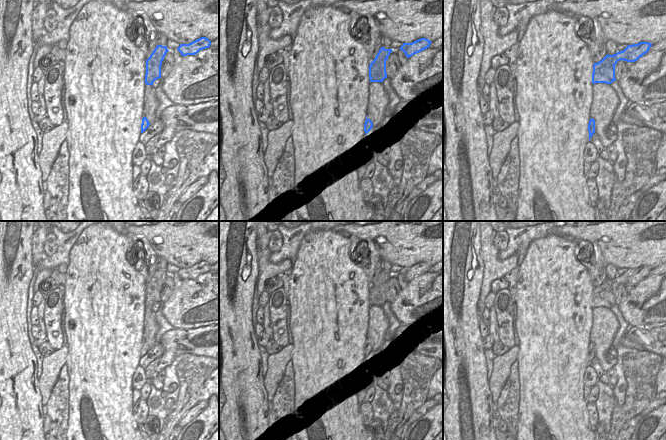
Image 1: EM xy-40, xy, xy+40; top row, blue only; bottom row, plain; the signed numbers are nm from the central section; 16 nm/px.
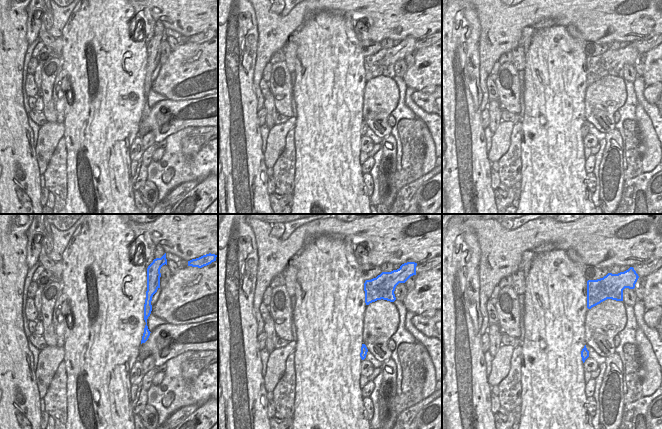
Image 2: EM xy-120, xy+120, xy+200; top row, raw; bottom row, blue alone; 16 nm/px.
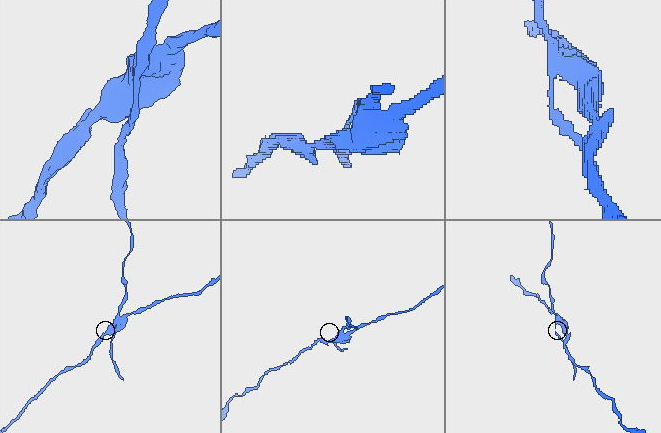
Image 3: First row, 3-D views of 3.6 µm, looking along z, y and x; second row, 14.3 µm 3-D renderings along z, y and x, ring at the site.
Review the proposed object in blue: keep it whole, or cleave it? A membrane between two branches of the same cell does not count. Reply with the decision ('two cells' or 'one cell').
two cells

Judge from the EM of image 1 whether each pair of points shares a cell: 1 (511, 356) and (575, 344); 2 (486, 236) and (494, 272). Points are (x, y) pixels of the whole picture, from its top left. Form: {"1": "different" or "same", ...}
{"1": "different", "2": "same"}

